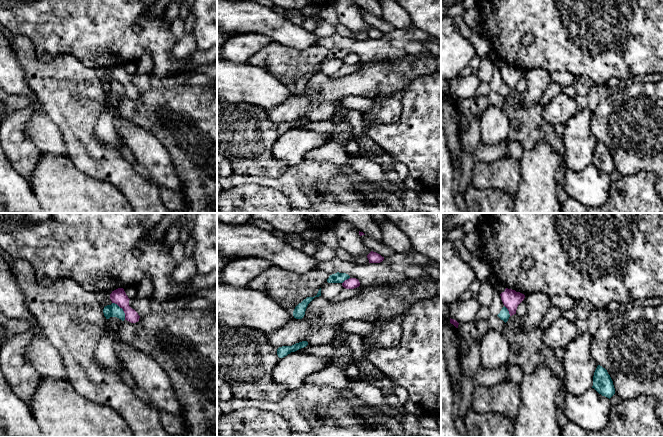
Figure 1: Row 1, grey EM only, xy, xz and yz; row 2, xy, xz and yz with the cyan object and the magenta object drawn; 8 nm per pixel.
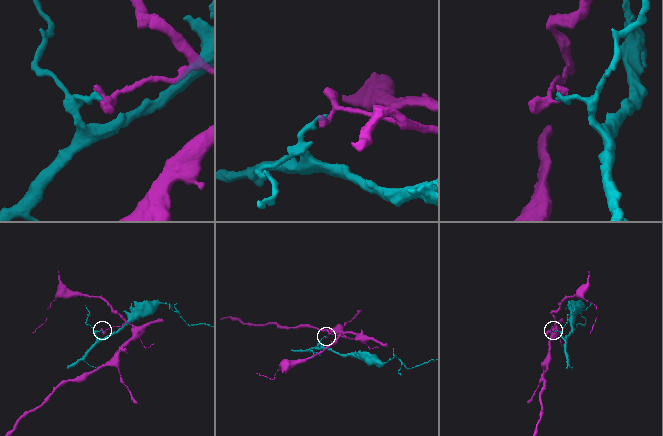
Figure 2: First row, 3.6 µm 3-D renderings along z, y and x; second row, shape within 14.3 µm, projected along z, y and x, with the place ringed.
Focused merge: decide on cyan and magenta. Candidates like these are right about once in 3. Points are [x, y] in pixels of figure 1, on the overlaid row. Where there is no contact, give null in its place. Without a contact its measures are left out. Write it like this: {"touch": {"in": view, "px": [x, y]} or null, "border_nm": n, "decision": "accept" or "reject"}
{"touch": {"in": "xy", "px": [122, 309]}, "border_nm": 180, "decision": "reject"}

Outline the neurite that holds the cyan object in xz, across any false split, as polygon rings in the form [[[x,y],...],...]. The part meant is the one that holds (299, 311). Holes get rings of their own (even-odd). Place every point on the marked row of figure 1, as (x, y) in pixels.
[[[321,288],[319,289],[319,291],[318,291],[318,293],[317,293],[316,296],[314,296],[314,297],[307,297],[306,299],[304,299],[301,303],[299,303],[299,304],[295,307],[295,309],[294,309],[294,311],[293,311],[293,316],[294,316],[294,318],[296,318],[296,319],[302,319],[302,318],[304,317],[304,315],[305,315],[305,311],[306,311],[306,308],[307,308],[308,304],[309,304],[315,297],[319,297],[319,296],[321,296]]]

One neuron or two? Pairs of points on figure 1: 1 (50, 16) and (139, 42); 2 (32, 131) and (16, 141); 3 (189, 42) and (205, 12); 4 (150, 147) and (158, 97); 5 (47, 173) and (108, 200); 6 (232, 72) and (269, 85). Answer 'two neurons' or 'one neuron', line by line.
1: one neuron
2: two neurons
3: two neurons
4: two neurons
5: one neuron
6: one neuron

